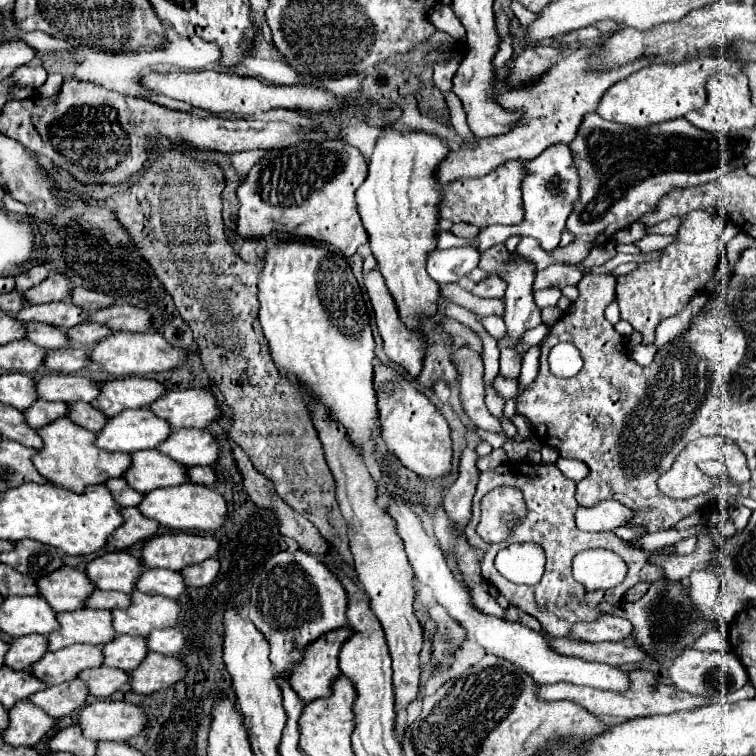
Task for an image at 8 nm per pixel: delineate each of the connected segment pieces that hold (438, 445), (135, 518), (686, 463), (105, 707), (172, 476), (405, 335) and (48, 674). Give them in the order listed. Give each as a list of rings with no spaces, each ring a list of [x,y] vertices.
[[[374,362],[374,390],[378,406],[380,440],[400,458],[400,462],[422,478],[442,478],[452,468],[452,440],[450,428],[440,410],[424,396],[412,380],[404,378],[392,364]]]
[[[122,508],[124,512],[124,524],[108,538],[108,544],[116,550],[126,550],[132,544],[138,544],[142,540],[152,538],[158,532],[158,522],[146,518],[136,508]]]
[[[698,438],[680,452],[676,462],[668,470],[672,472],[672,498],[690,498],[710,490],[710,478],[696,466],[696,462],[708,460],[708,448],[710,438]]]
[[[100,700],[80,710],[80,726],[90,740],[114,740],[126,742],[138,736],[148,722],[148,714],[142,706],[126,700]]]
[[[158,450],[152,452],[134,452],[132,468],[124,474],[128,484],[138,492],[150,492],[166,486],[180,486],[190,482],[188,468]]]
[[[370,270],[364,274],[364,286],[366,286],[366,292],[368,292],[368,298],[372,302],[372,310],[374,310],[374,316],[376,316],[376,328],[378,328],[378,334],[382,336],[384,340],[384,352],[386,356],[400,364],[412,378],[416,378],[422,370],[422,362],[424,362],[424,344],[426,340],[422,340],[418,334],[410,332],[408,328],[404,328],[404,324],[400,322],[398,318],[398,312],[396,312],[396,302],[392,300],[386,284],[384,284],[384,278],[380,276],[380,270]]]
[[[76,644],[62,648],[58,652],[48,652],[40,664],[34,664],[30,670],[34,676],[40,676],[46,684],[62,684],[78,678],[78,674],[86,668],[102,666],[104,652],[102,646]]]

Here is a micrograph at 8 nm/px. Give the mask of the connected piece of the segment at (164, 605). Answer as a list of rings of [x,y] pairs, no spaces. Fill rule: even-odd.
[[[132,592],[132,606],[114,610],[114,628],[118,634],[148,636],[144,628],[172,628],[180,616],[180,604],[166,596],[152,596],[144,592]]]

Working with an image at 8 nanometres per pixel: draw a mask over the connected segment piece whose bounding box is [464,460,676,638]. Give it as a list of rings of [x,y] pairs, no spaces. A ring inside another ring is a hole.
[[[504,462],[500,464],[500,468],[492,468],[486,472],[480,472],[480,482],[478,482],[478,490],[474,496],[474,504],[472,504],[472,518],[466,526],[466,536],[470,544],[476,544],[478,548],[486,550],[486,556],[482,560],[482,576],[494,584],[500,594],[504,598],[508,598],[508,602],[516,604],[520,610],[532,614],[540,626],[542,626],[542,634],[548,638],[568,638],[572,624],[574,622],[592,622],[600,616],[600,612],[596,610],[596,606],[600,602],[610,602],[610,604],[620,604],[624,592],[628,588],[632,588],[638,582],[655,582],[663,578],[664,570],[656,564],[650,564],[654,554],[662,554],[662,556],[674,556],[674,548],[666,546],[666,548],[658,548],[654,552],[646,552],[626,540],[620,540],[614,532],[582,532],[576,528],[574,522],[574,512],[578,508],[578,502],[574,498],[576,492],[576,484],[568,478],[564,478],[564,474],[554,466],[554,464],[528,464],[524,462]],[[496,486],[516,486],[524,492],[524,500],[528,506],[528,514],[522,520],[520,526],[516,526],[516,530],[510,534],[508,540],[500,542],[500,544],[488,544],[484,542],[478,534],[476,534],[476,526],[480,522],[480,500],[494,490]],[[514,542],[536,542],[544,548],[546,552],[546,570],[542,580],[536,586],[516,586],[510,580],[506,580],[496,568],[494,568],[494,556],[498,554],[500,548],[506,548],[508,544]],[[590,548],[610,548],[614,550],[626,564],[628,564],[628,574],[626,580],[622,582],[622,586],[618,588],[610,588],[610,590],[597,590],[595,592],[585,592],[582,596],[582,586],[572,578],[572,560],[578,552],[590,550]]]

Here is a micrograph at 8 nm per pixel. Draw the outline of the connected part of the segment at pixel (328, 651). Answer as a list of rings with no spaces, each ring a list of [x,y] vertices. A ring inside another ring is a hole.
[[[348,626],[338,628],[308,646],[308,652],[304,652],[304,664],[292,672],[292,688],[300,692],[304,702],[332,694],[332,684],[342,674],[338,668],[338,652],[352,634],[354,630]]]

